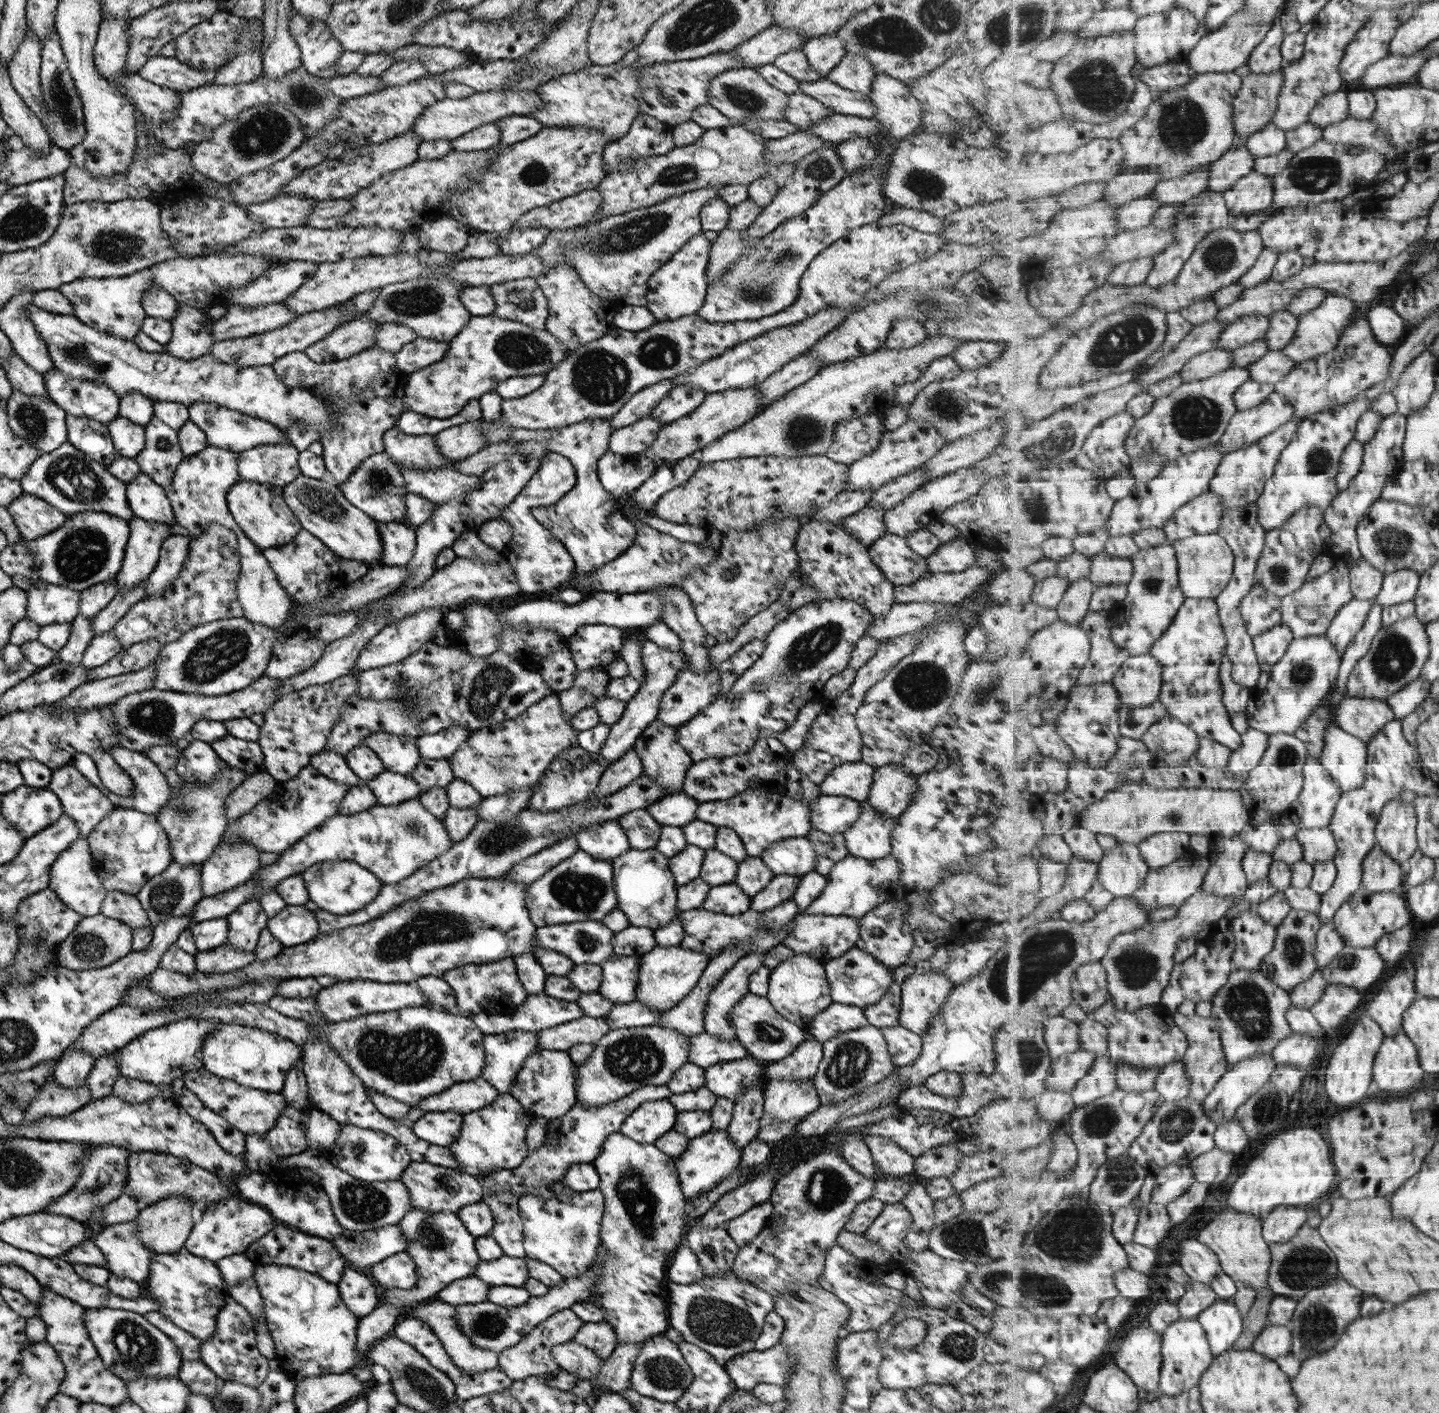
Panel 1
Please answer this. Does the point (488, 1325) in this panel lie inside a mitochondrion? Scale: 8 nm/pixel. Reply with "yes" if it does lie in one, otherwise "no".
yes

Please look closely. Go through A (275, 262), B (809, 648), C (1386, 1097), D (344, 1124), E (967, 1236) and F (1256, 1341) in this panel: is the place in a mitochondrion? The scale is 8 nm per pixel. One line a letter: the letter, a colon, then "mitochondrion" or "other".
A: other
B: mitochondrion
C: other
D: other
E: mitochondrion
F: other

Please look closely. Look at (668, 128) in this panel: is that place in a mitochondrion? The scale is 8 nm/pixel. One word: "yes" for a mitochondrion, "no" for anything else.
no

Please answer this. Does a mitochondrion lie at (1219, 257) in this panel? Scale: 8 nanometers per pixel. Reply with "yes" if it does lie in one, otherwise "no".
yes

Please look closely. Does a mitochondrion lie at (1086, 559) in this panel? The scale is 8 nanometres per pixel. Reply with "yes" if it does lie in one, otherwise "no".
no

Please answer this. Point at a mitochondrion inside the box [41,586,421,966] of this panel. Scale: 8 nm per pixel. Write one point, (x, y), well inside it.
(221, 651)

